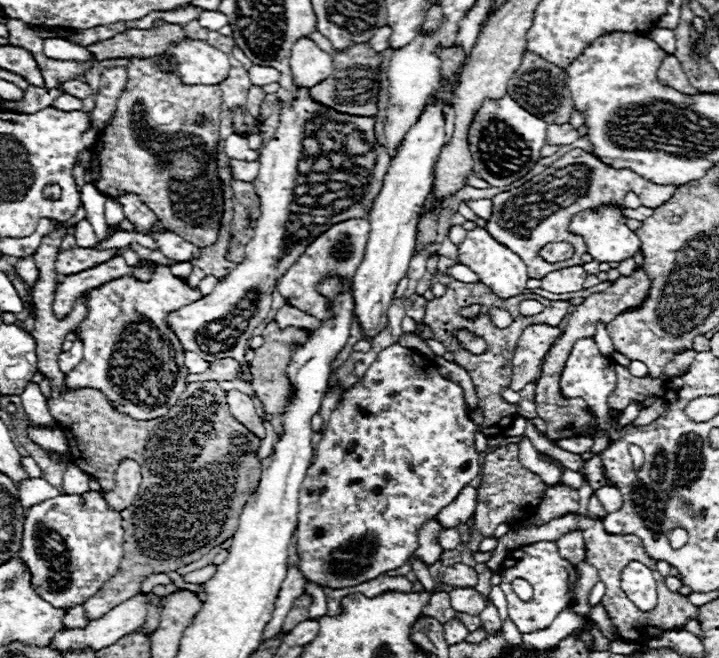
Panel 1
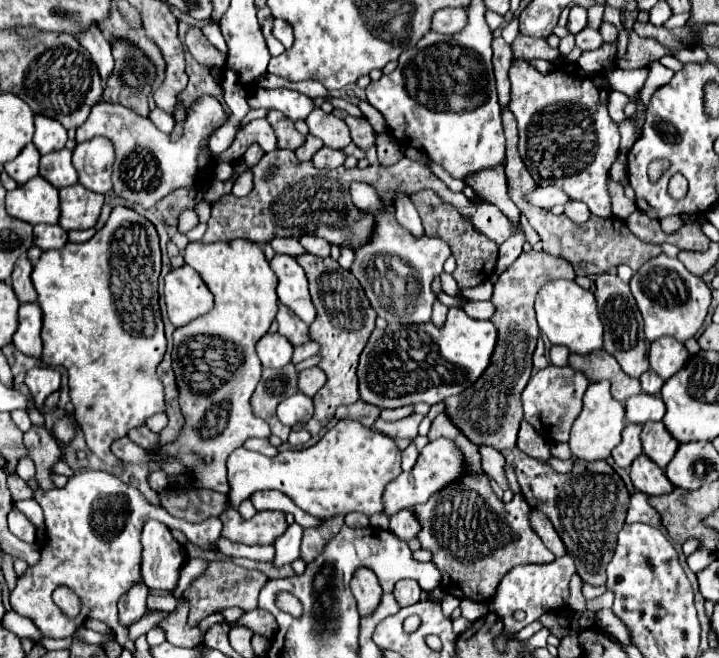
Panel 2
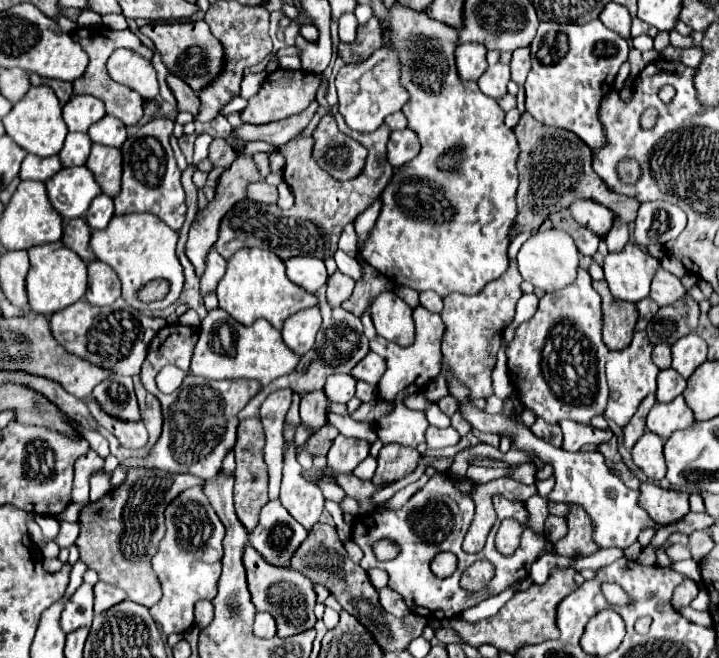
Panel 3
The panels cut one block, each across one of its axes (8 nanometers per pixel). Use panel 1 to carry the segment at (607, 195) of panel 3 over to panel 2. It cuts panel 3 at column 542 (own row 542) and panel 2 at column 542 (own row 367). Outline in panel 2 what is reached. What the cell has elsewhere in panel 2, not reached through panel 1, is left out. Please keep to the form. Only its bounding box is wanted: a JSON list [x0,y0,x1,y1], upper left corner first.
[512,34,560,63]

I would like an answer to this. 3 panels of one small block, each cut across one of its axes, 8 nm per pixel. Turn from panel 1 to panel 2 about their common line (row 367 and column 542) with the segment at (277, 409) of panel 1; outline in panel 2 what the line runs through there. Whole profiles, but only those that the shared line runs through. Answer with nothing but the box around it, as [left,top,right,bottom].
[446,252,558,450]

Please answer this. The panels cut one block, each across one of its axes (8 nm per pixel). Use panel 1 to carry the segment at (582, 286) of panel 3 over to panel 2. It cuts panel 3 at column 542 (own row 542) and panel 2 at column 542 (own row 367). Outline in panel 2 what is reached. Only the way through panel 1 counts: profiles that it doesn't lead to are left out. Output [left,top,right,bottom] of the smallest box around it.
[522,366,588,442]

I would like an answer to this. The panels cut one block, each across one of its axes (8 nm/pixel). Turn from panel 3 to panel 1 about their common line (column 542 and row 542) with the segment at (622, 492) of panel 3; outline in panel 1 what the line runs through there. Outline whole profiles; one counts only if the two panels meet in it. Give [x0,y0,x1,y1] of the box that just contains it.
[440,528,462,550]

